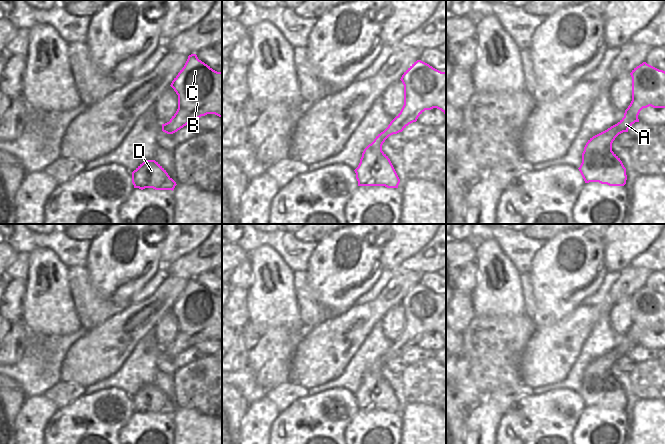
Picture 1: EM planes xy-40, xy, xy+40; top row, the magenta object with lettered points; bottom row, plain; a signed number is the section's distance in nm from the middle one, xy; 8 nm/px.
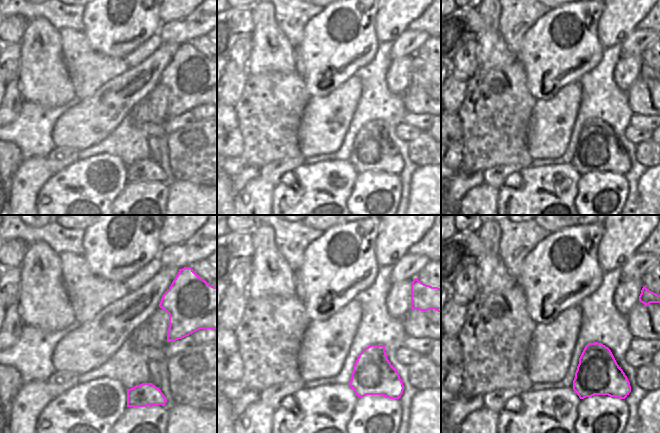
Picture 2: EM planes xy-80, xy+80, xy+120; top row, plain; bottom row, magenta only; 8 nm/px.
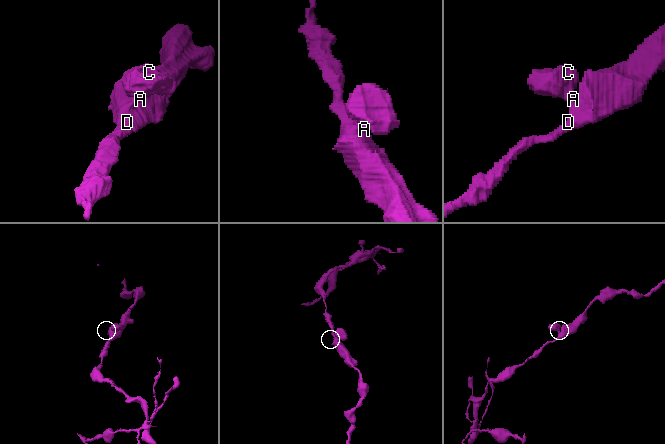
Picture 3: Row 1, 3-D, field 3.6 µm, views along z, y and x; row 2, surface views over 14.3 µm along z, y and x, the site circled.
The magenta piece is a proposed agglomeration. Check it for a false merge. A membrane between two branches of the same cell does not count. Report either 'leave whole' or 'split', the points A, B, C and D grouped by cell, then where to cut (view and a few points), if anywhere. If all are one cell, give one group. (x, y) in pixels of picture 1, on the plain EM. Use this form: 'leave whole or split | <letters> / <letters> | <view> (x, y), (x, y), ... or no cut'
leave whole | A B C D | no cut

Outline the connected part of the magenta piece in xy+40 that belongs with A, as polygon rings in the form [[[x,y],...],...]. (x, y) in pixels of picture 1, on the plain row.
[[[643,286],[630,297],[632,325],[624,341],[607,354],[588,364],[578,392],[585,407],[599,406],[609,410],[624,410],[627,399],[620,382],[612,375],[615,362],[635,347],[643,332],[665,332],[665,295]]]

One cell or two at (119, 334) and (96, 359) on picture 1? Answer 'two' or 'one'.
one

